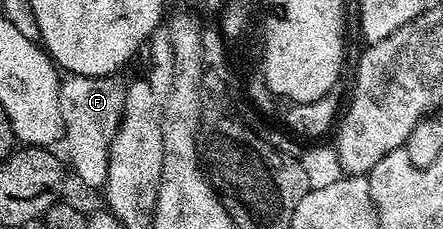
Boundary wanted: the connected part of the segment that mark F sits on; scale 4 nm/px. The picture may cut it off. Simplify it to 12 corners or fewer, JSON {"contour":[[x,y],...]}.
{"contour":[[64,74],[59,89],[66,160],[104,188],[125,113],[119,75]]}

